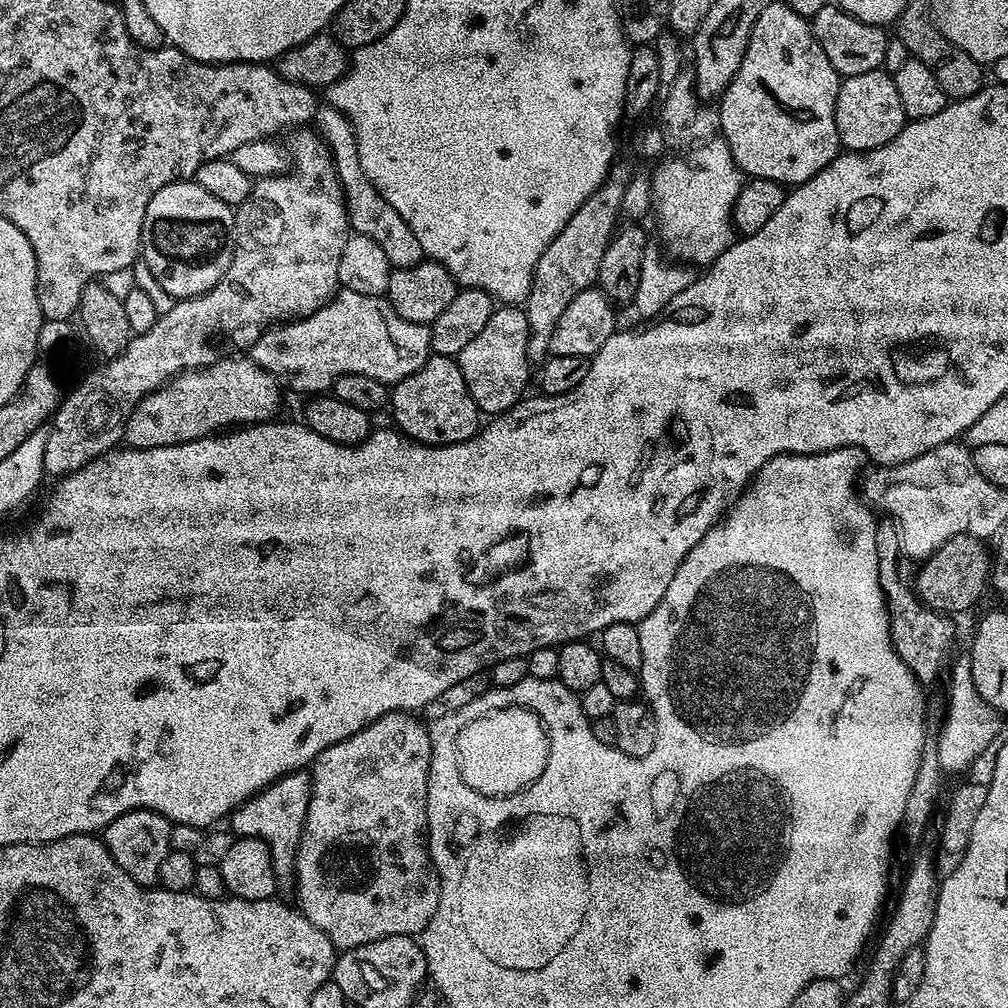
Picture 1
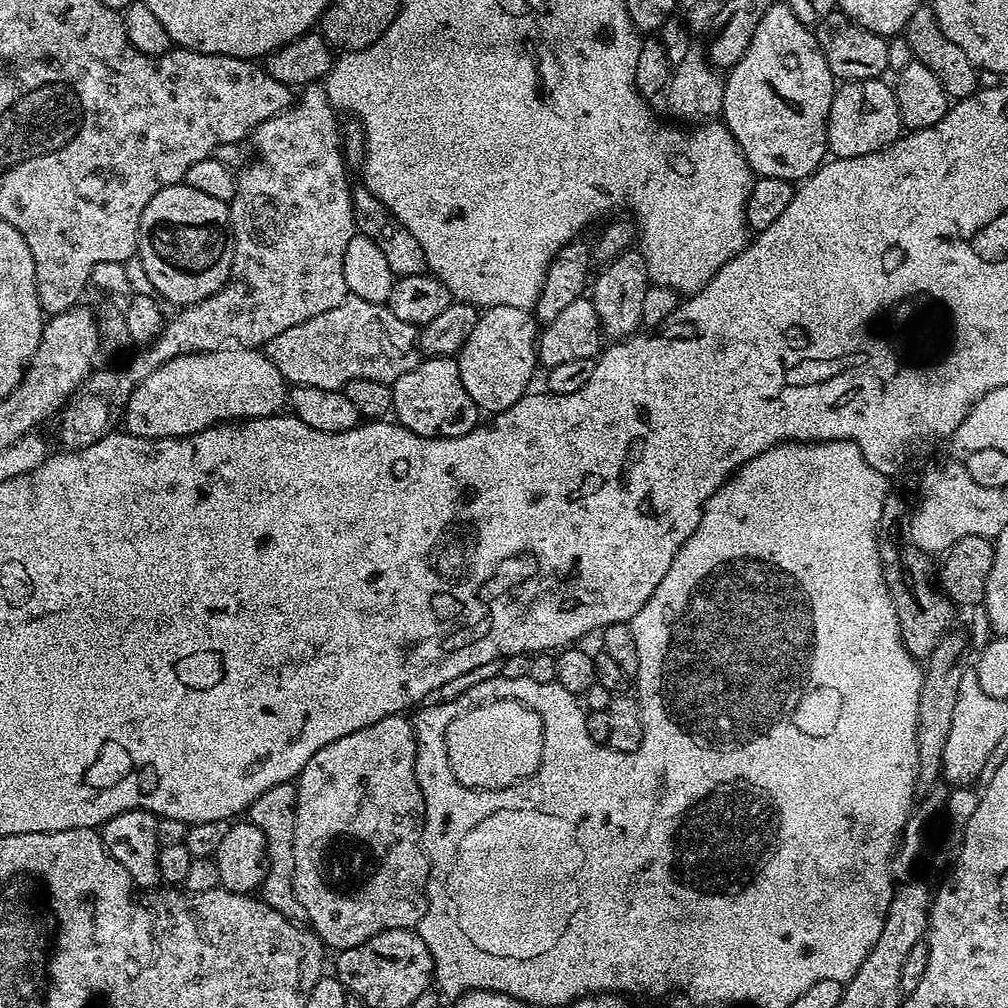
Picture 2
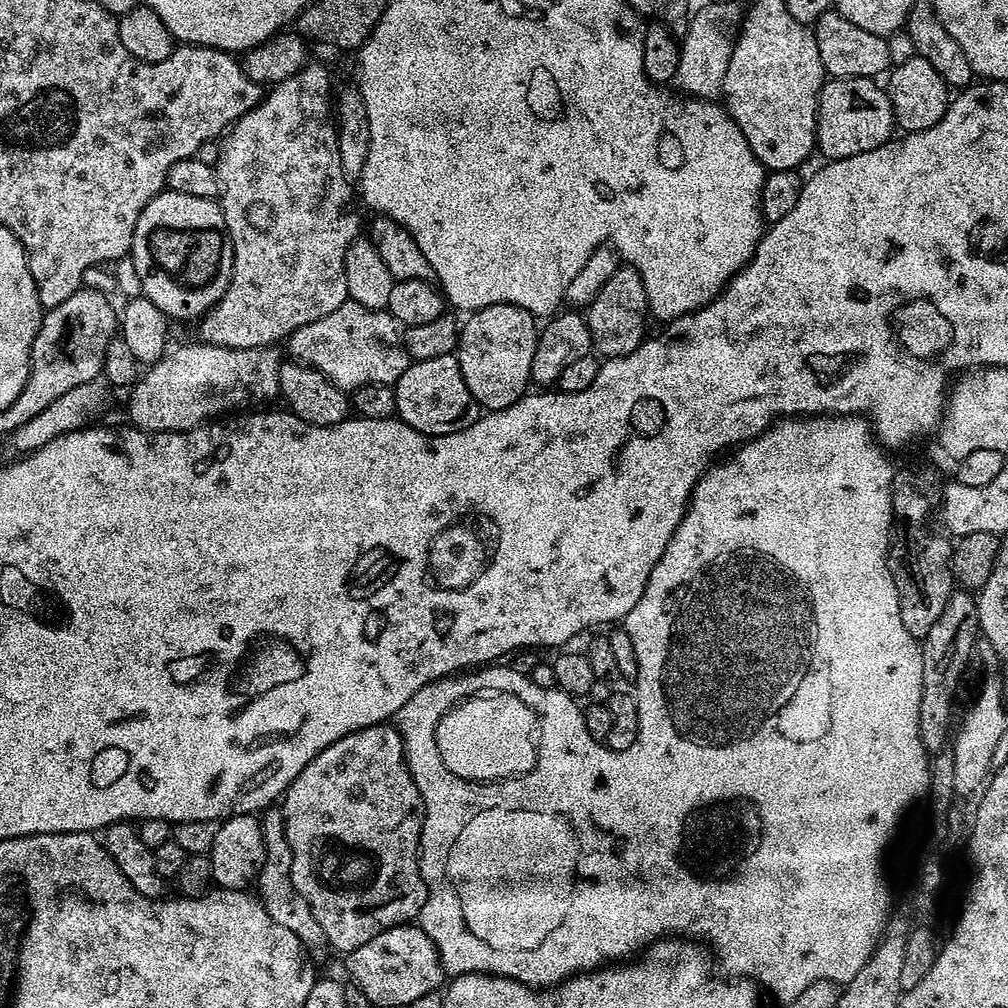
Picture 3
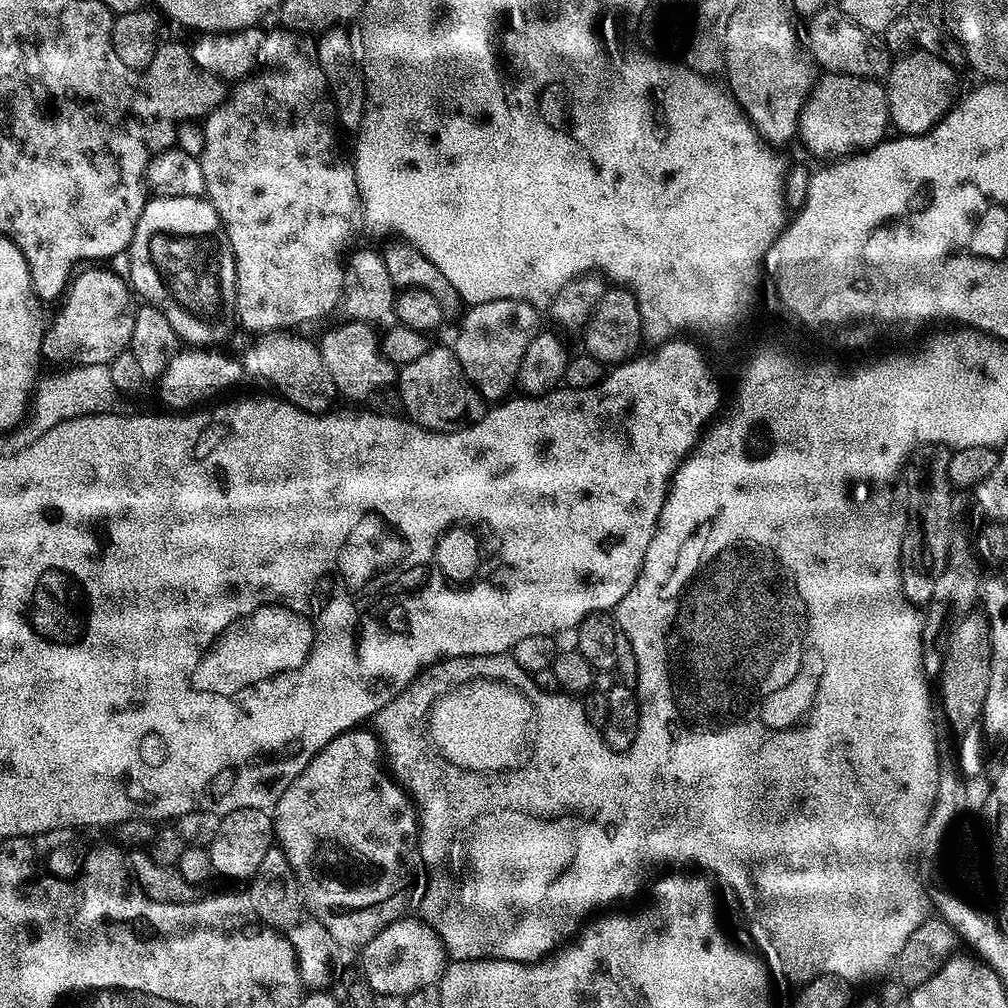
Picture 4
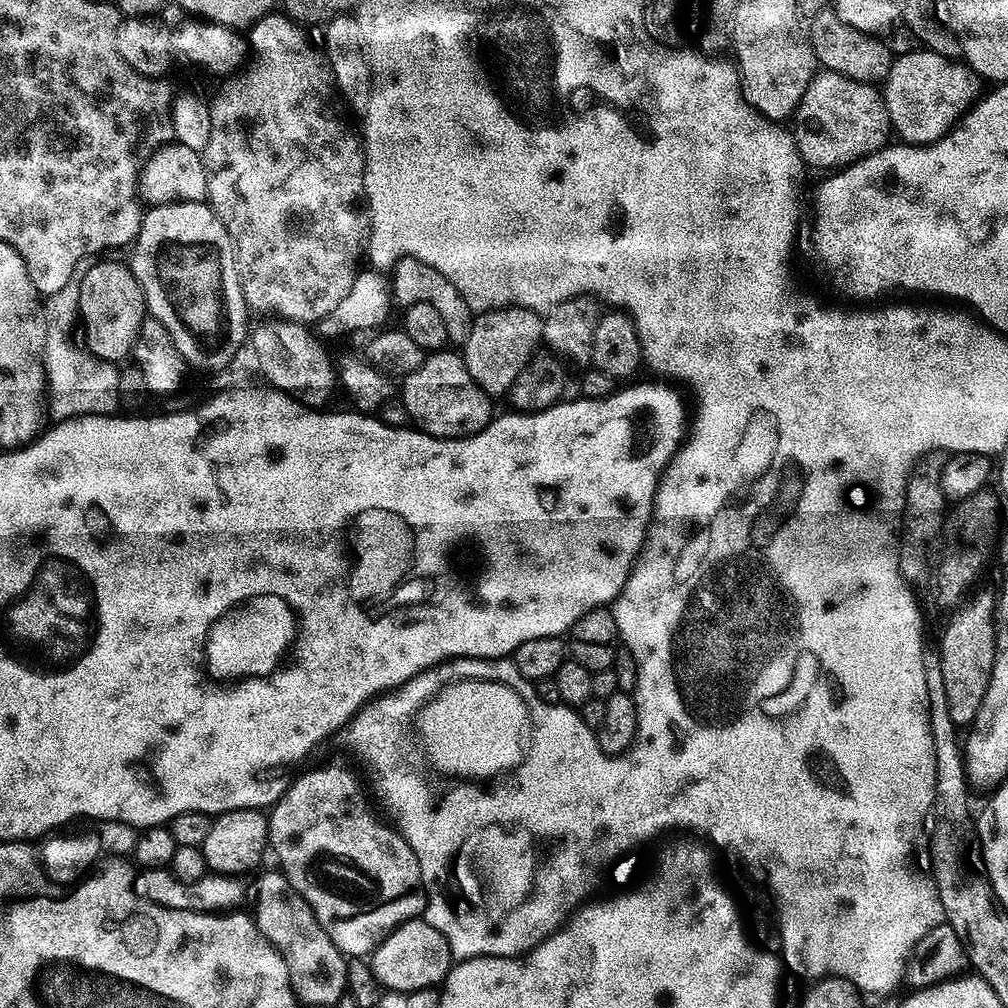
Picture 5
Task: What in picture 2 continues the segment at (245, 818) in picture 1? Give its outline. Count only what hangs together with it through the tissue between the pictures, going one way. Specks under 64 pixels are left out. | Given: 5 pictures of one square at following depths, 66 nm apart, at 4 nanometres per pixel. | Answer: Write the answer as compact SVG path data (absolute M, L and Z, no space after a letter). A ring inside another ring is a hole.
M295 783L275 784L266 794L259 796L246 813L247 819L266 838L268 847L268 873L264 885L258 889L264 903L270 905L278 914L288 920L300 922L305 919L302 906L294 894L294 824L296 822L296 786Z

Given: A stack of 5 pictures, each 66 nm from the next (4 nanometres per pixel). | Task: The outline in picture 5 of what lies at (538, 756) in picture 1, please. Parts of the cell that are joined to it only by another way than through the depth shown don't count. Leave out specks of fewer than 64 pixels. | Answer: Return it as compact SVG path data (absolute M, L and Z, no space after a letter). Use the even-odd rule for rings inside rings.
M457 679L445 683L444 689L420 709L414 720L414 729L424 743L429 762L438 771L448 776L460 776L456 778L468 782L484 782L515 768L524 759L528 727L528 707L524 705L524 699L514 694L510 686L500 684L497 680Z

